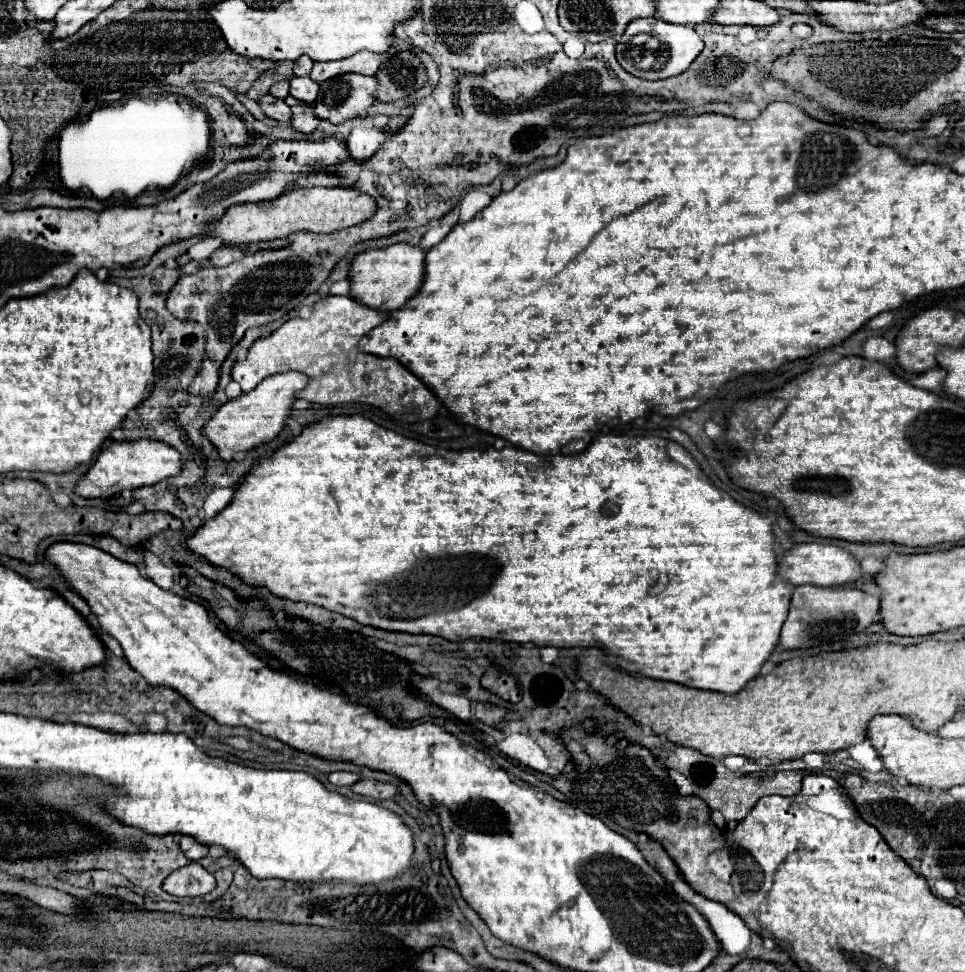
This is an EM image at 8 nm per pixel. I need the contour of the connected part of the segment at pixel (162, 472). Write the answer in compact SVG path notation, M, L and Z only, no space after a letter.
M124 440L106 444L96 456L90 470L76 482L76 494L82 498L110 498L122 490L156 484L164 478L180 474L180 454L166 442L156 440Z

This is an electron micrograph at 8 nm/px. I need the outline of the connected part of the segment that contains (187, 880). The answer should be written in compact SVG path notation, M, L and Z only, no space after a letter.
M198 862L174 870L162 884L164 892L174 896L204 896L216 888L214 876Z

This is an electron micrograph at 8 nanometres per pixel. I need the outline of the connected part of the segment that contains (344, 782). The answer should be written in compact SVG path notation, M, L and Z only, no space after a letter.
M332 772L328 776L328 780L336 786L352 786L358 782L358 774L352 774L352 772Z

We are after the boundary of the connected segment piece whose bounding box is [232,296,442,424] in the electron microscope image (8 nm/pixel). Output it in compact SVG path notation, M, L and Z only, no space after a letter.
M326 296L314 304L310 318L292 318L274 330L268 338L258 338L244 362L236 362L232 368L232 380L236 380L242 392L250 392L264 378L296 370L310 376L306 388L296 398L304 398L316 404L344 404L360 402L374 404L382 412L400 422L422 422L442 408L438 398L398 360L380 360L378 356L364 354L358 348L360 334L368 334L372 328L386 320L386 312L376 312L352 300L350 296Z

